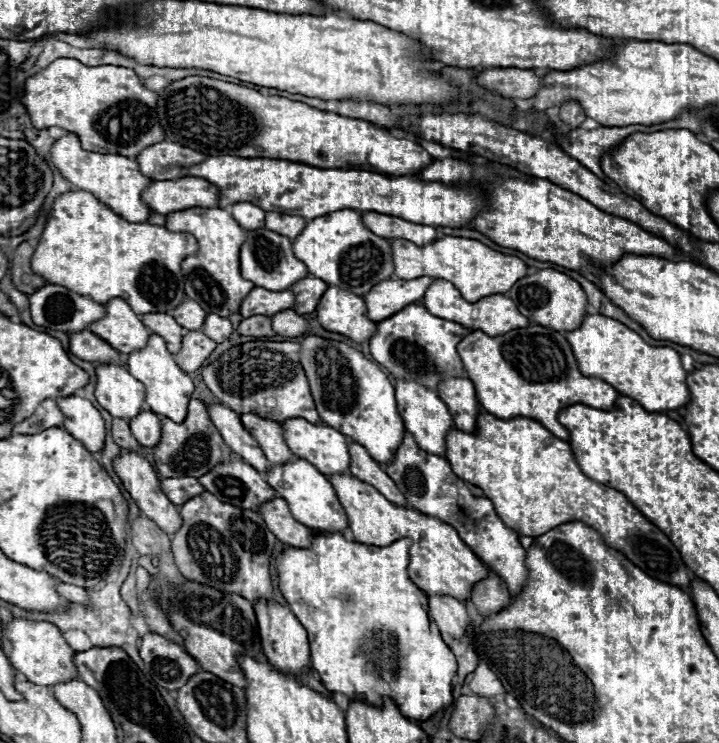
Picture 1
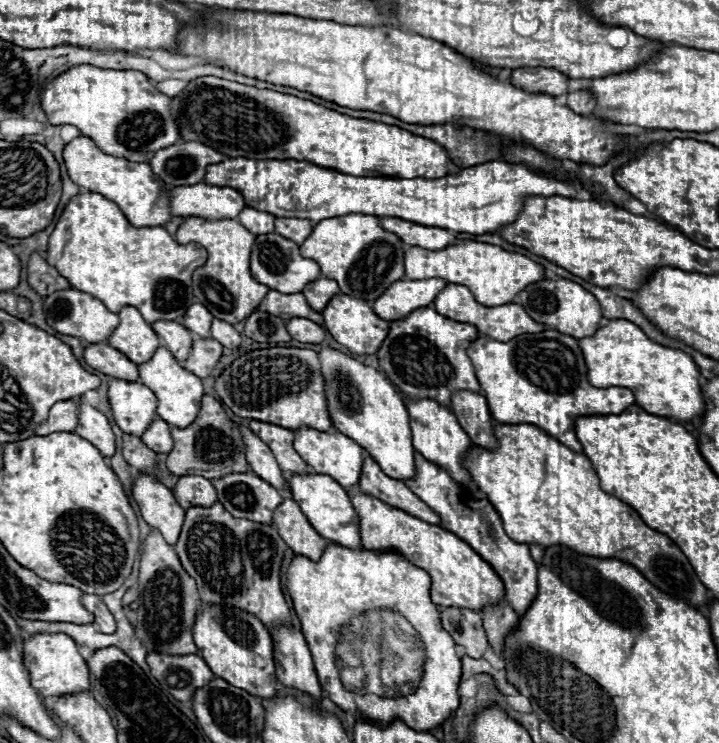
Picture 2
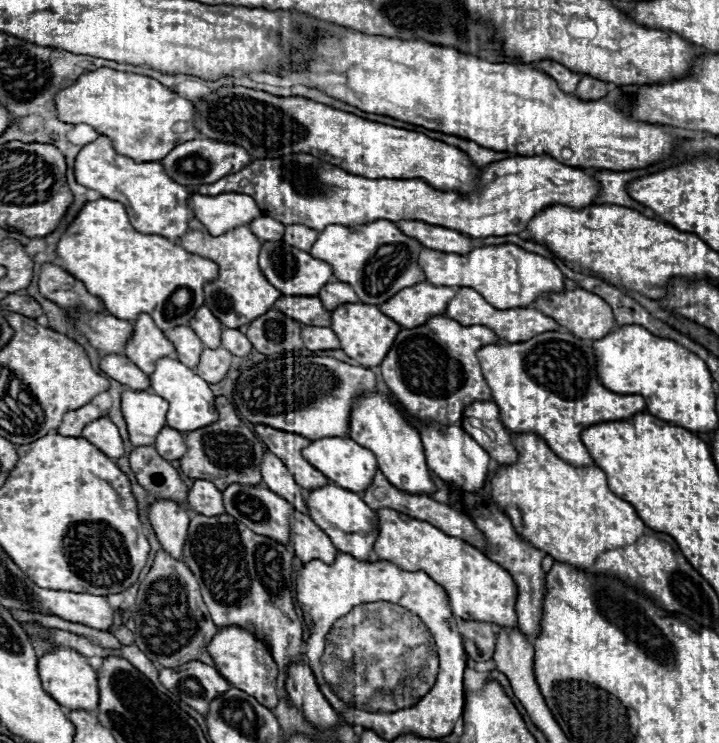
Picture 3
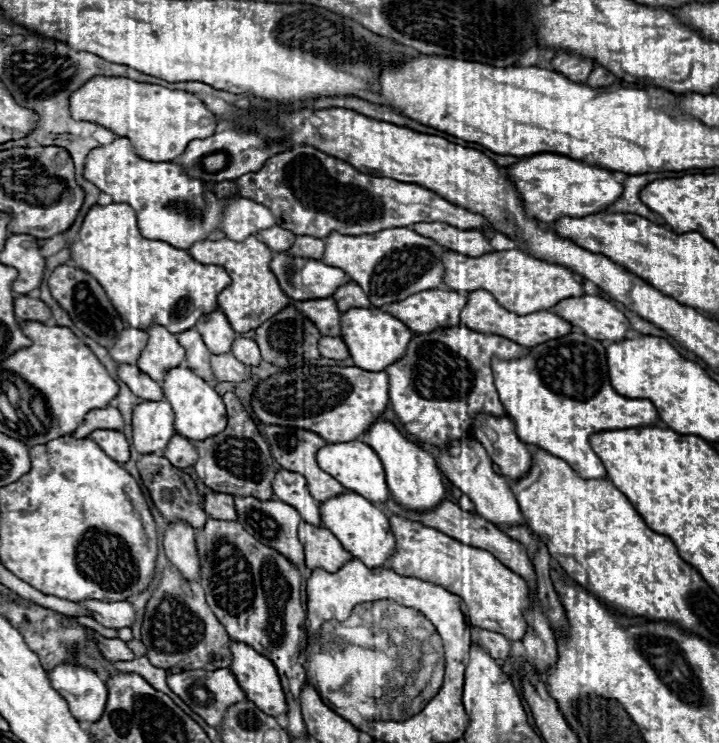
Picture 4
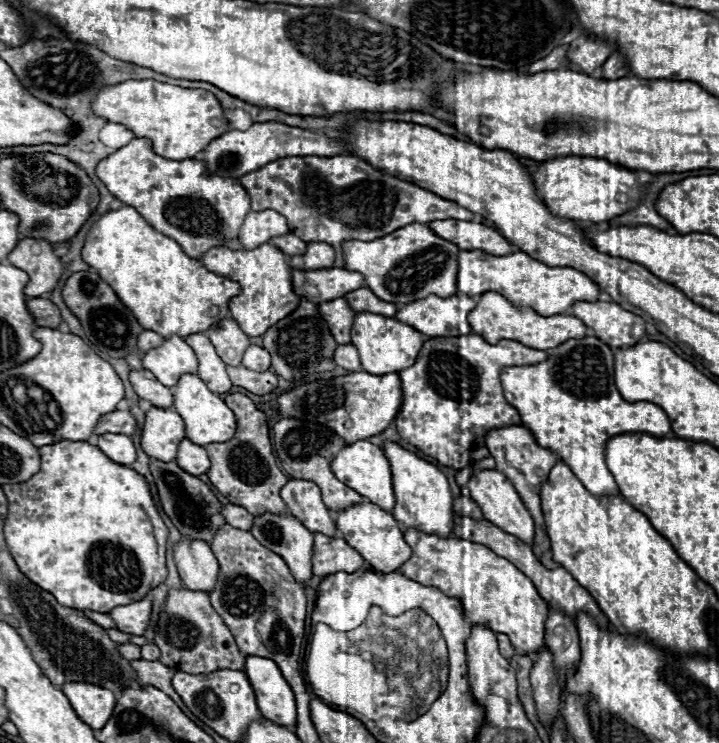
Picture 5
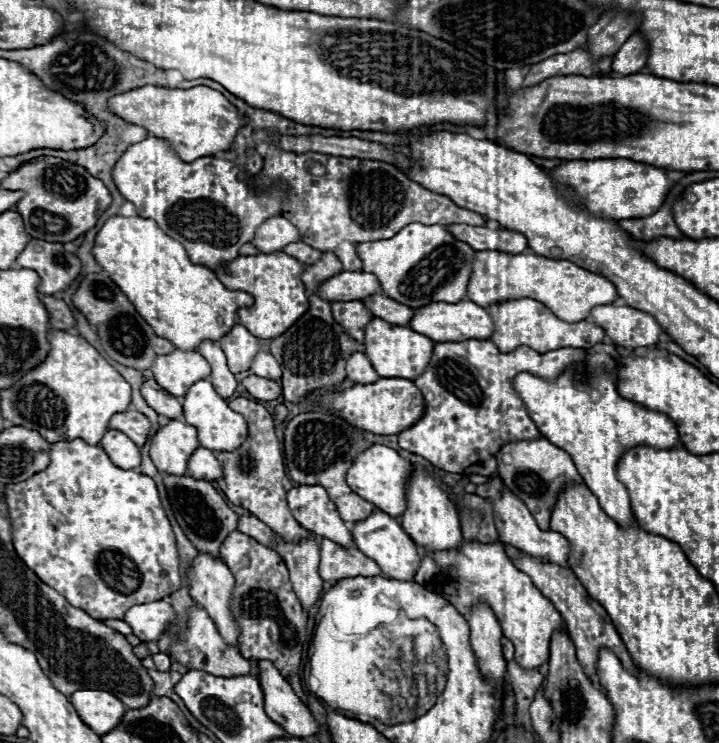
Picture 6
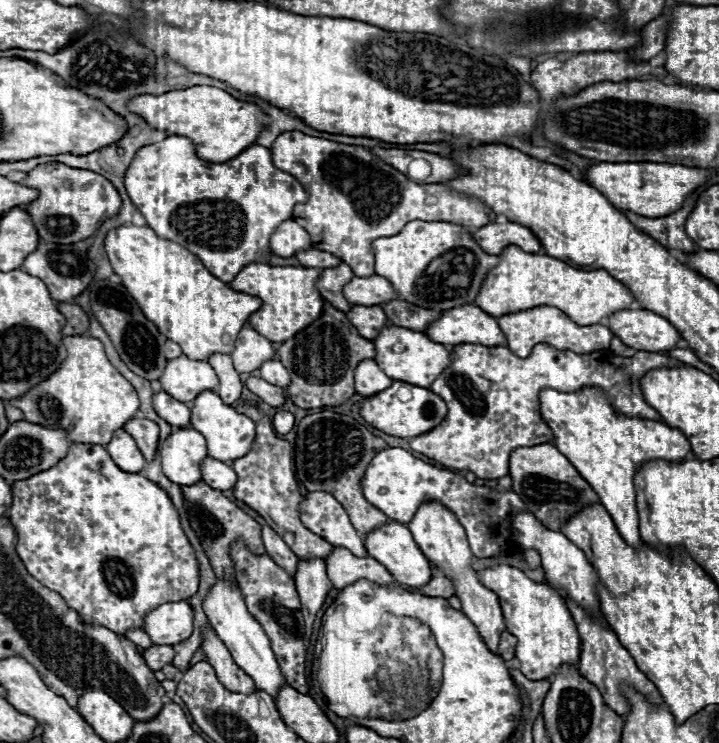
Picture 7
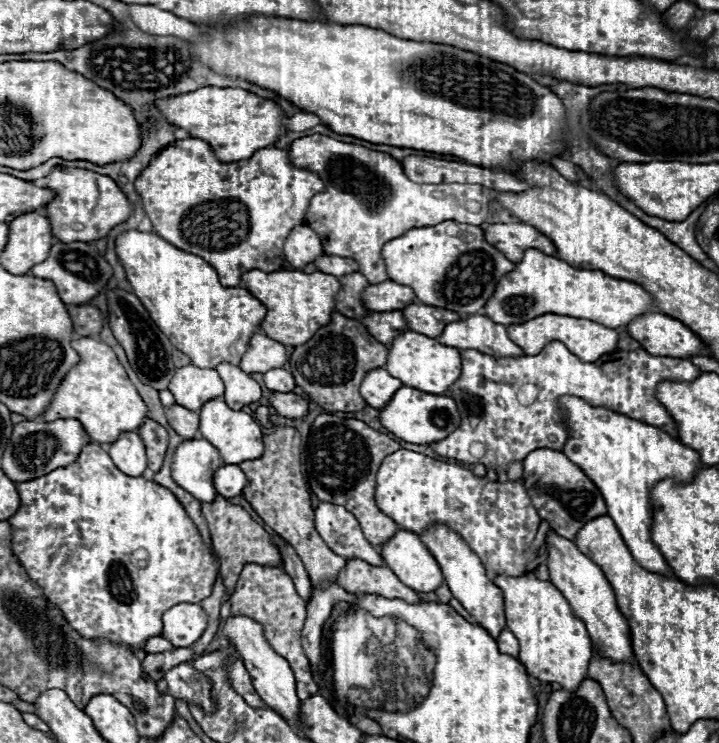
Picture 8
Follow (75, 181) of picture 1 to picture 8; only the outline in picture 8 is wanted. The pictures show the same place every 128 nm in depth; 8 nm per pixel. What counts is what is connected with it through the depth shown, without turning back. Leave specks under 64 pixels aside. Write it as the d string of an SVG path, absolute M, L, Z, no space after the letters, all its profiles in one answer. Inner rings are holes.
M186 138L186 140L176 140L174 144L162 148L162 150L150 160L150 164L140 172L140 176L134 180L134 188L136 188L136 192L138 192L138 196L140 196L140 200L142 200L142 206L144 206L144 210L146 210L146 216L148 216L148 218L152 220L152 224L154 224L156 234L160 234L166 242L174 244L176 248L204 258L204 260L218 272L218 278L220 278L222 286L238 286L238 284L240 284L240 274L244 274L244 272L248 272L248 270L258 268L258 270L264 270L264 272L276 272L276 270L280 270L280 268L286 264L286 258L284 258L284 252L282 252L284 238L288 236L288 230L292 230L292 226L304 222L304 210L308 208L310 198L312 198L314 194L318 194L320 190L324 190L324 184L320 182L318 174L290 166L288 156L286 156L286 150L260 148L260 150L256 150L256 152L252 154L252 158L248 158L248 160L240 160L240 162L218 162L216 156L214 156L214 152L210 150L210 146L208 146L204 140L200 140L200 138Z

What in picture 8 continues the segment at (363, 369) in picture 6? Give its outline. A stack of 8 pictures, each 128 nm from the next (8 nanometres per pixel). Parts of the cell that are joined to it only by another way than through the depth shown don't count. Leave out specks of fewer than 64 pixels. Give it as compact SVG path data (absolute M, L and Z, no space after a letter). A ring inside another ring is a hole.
M374 368L370 372L366 372L362 384L360 384L360 394L366 400L366 404L370 404L372 408L380 408L384 406L384 402L388 402L388 398L392 398L392 394L402 386L402 382L394 376L390 376L384 368Z

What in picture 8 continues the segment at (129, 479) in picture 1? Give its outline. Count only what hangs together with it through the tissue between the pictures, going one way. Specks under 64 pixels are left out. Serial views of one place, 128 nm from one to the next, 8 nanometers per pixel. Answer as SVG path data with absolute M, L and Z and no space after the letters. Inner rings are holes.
M228 616L222 632L228 638L228 642L236 648L236 652L238 652L240 660L244 662L244 666L252 678L252 684L254 684L256 692L260 694L260 698L264 700L264 704L272 706L276 712L280 712L292 726L298 726L298 722L300 722L300 698L296 696L294 674L290 670L290 664L280 654L276 654L272 650L272 646L268 644L262 624L258 624L256 620L248 618L248 616Z

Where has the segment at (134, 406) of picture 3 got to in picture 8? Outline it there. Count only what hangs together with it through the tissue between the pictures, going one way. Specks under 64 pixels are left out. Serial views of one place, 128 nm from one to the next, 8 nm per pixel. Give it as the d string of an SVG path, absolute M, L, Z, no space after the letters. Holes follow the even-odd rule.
M192 438L176 446L170 468L176 484L188 490L196 500L212 502L216 498L212 476L222 464L218 450L210 442Z

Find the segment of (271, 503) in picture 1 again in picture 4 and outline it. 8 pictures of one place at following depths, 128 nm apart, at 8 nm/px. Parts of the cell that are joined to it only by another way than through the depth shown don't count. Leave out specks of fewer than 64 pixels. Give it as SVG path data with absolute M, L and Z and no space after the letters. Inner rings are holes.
M300 522L298 538L304 546L304 562L310 570L324 568L328 572L336 572L340 570L340 566L344 566L344 562L354 558L350 552L342 548L338 538L326 528Z

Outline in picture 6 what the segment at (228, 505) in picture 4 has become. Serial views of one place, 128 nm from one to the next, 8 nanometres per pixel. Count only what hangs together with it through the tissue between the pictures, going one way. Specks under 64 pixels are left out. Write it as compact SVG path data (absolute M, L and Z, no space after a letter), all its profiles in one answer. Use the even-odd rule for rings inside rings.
M240 516L238 518L238 530L242 534L256 538L258 542L262 542L268 548L274 548L272 546L272 530L262 520L258 520L256 516Z

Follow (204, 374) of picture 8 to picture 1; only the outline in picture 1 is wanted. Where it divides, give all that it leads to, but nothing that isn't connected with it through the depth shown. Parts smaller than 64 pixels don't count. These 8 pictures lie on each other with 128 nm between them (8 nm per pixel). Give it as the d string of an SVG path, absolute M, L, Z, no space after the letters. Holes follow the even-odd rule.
M112 298L102 306L106 310L104 316L100 320L88 324L88 328L98 338L108 342L114 350L118 350L122 354L130 354L132 350L140 350L140 346L144 346L144 342L152 334L142 324L140 316L134 314L122 298Z

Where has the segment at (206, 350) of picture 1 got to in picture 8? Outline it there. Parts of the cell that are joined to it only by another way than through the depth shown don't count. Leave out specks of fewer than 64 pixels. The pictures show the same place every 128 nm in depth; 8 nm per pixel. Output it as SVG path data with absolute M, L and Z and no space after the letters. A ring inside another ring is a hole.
M270 392L268 400L280 416L302 418L308 414L308 400L294 392Z

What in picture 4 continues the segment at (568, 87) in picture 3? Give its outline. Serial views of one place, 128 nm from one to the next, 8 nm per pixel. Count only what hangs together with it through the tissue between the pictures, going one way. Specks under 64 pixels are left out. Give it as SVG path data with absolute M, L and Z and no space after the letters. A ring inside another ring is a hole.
M558 52L554 56L554 60L550 62L550 70L564 74L572 82L584 82L588 78L588 74L592 72L592 68L594 68L592 60L586 60L582 56L568 54L568 52Z

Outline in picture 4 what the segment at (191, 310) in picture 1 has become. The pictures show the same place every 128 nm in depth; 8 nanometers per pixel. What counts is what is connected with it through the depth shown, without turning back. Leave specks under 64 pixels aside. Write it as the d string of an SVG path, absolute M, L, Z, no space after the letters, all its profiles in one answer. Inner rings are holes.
M220 310L208 312L204 314L196 326L194 326L200 334L204 344L208 346L208 350L212 354L226 354L232 348L232 342L236 338L236 332L232 330L230 322L226 320L226 316Z

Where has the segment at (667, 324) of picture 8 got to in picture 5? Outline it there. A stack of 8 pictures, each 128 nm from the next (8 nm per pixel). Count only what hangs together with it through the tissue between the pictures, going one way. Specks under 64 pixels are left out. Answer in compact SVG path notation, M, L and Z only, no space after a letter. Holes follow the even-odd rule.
M574 302L572 316L580 318L610 348L634 346L646 336L644 320L616 302Z

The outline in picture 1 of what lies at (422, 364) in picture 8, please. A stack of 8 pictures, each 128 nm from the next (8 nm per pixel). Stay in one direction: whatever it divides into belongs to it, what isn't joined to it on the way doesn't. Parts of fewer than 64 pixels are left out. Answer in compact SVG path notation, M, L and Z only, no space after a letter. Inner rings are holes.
M328 286L316 306L316 312L318 322L326 330L340 332L354 342L364 342L376 332L376 322L366 316L364 300L338 286Z

